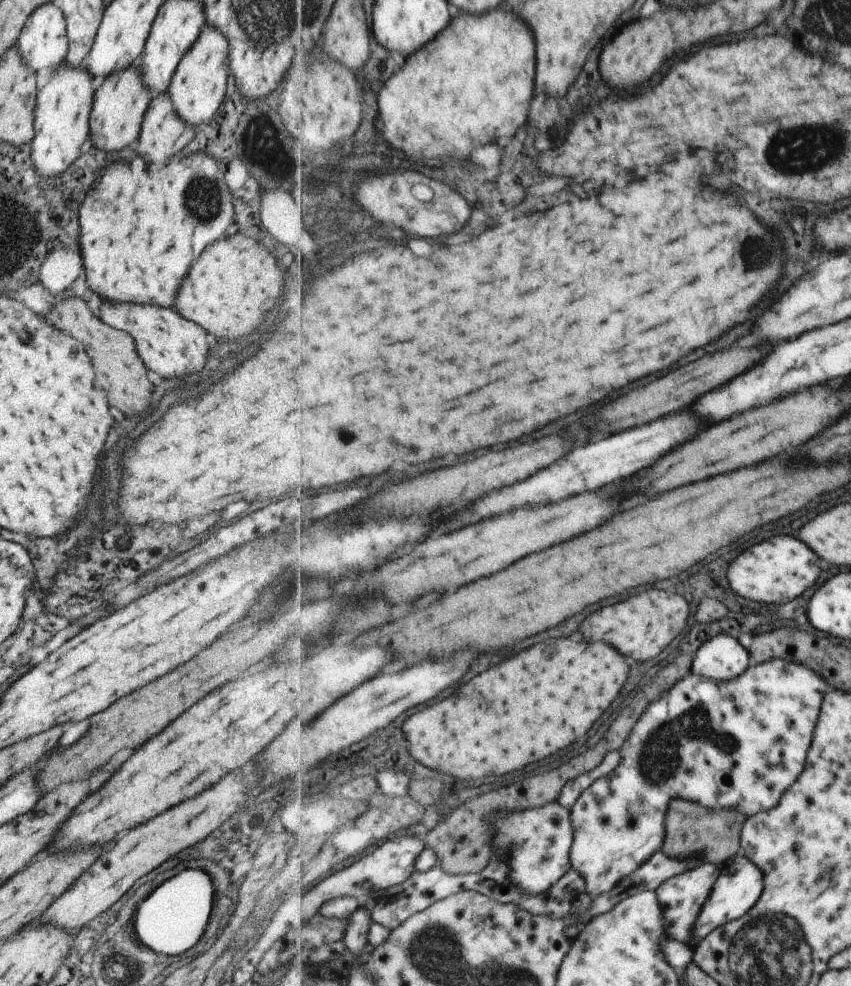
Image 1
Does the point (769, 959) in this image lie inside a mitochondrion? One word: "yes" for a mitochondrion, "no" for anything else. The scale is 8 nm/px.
yes

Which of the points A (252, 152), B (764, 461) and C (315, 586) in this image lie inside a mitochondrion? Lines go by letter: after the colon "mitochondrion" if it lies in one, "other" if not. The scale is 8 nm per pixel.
A: other
B: other
C: mitochondrion

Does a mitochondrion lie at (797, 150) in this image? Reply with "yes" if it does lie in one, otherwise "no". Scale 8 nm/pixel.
yes

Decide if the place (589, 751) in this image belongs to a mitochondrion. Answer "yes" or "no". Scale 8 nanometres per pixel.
no

